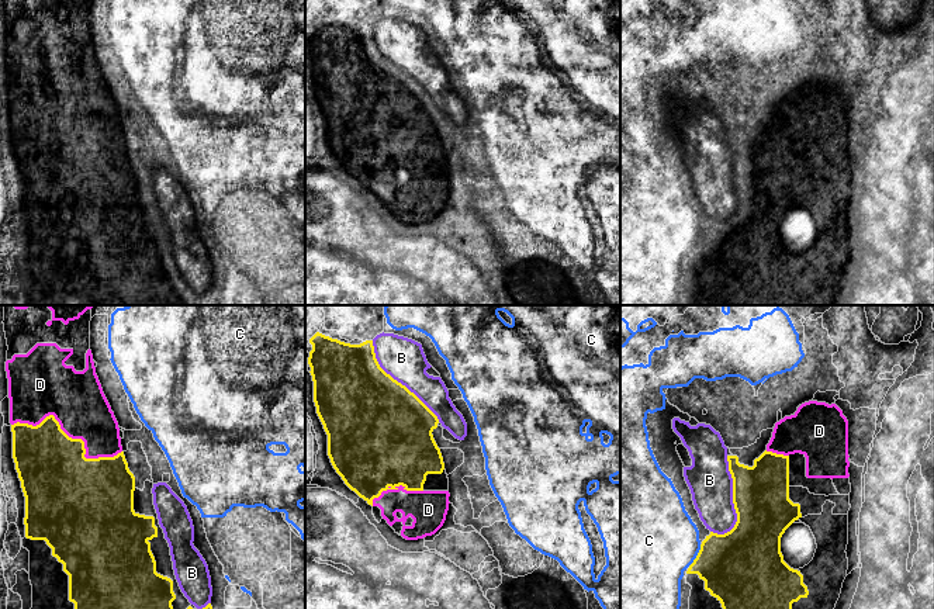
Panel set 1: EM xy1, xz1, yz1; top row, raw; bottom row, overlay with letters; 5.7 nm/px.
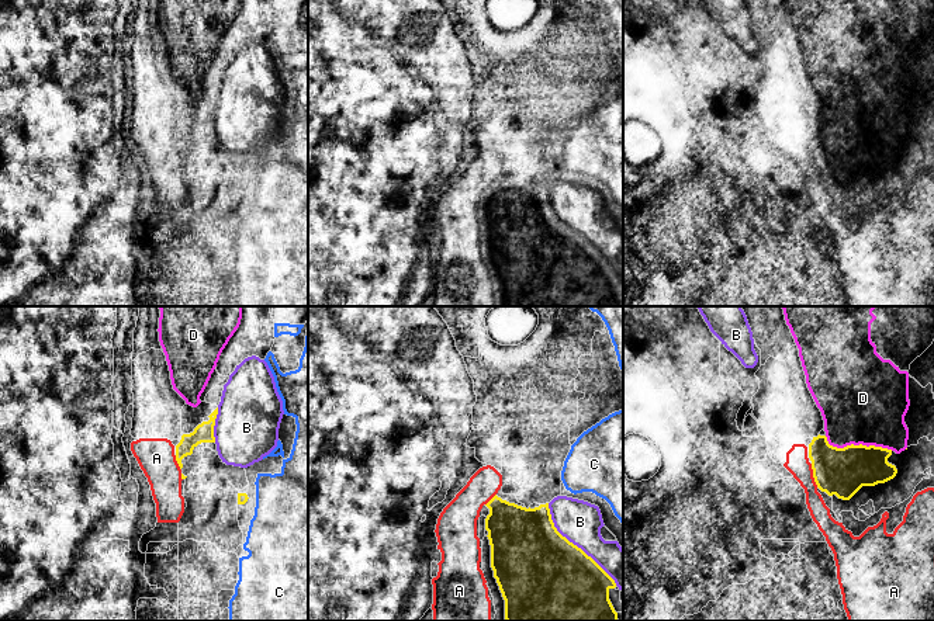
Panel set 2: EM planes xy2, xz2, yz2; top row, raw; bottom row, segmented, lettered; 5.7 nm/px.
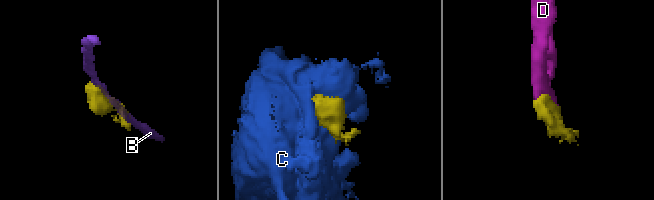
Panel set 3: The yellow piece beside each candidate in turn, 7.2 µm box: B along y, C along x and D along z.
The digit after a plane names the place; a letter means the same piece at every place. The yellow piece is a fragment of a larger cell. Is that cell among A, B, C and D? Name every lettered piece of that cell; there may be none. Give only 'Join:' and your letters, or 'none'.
Join: D

